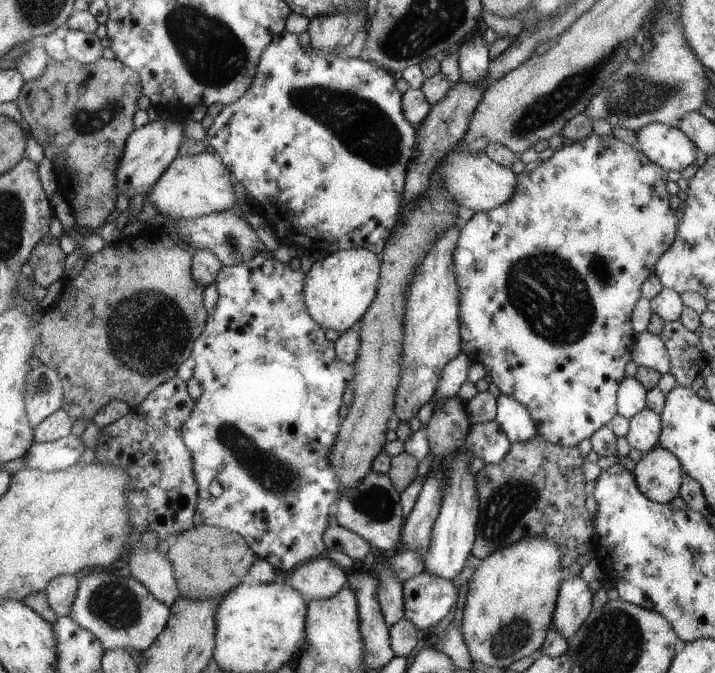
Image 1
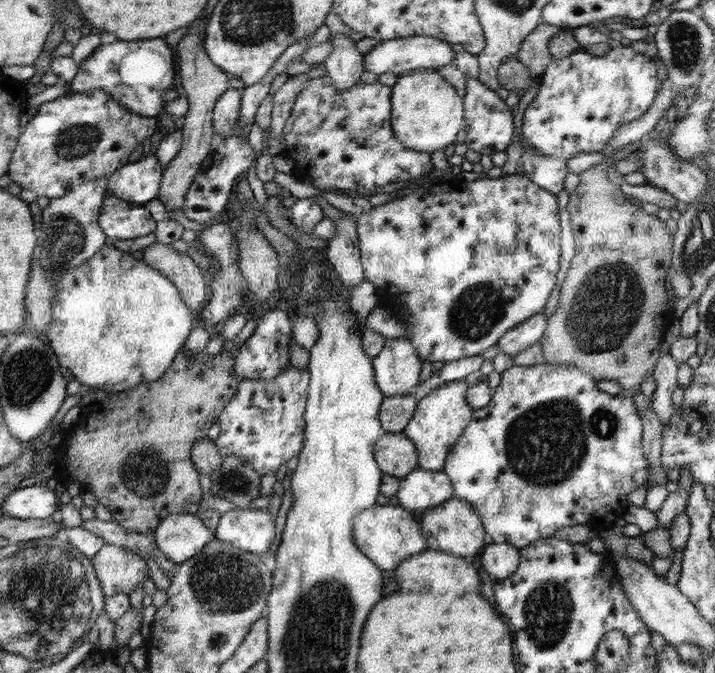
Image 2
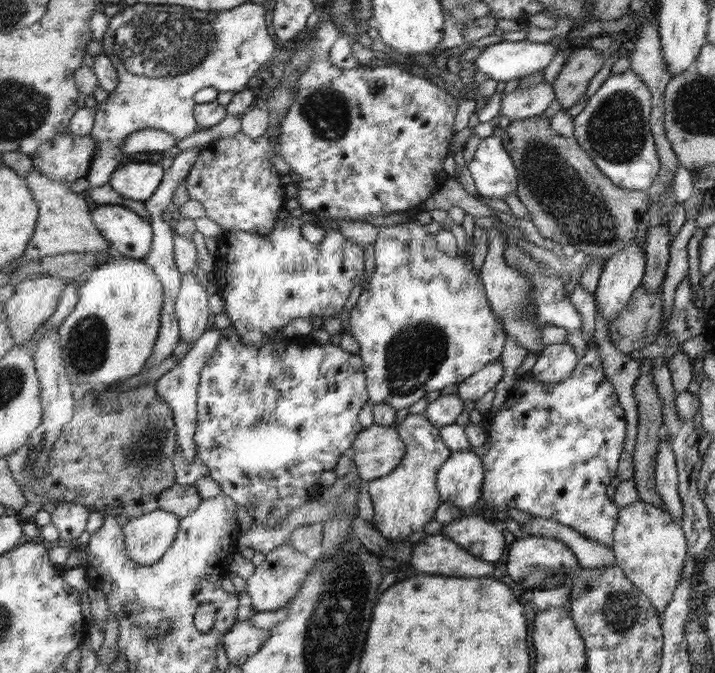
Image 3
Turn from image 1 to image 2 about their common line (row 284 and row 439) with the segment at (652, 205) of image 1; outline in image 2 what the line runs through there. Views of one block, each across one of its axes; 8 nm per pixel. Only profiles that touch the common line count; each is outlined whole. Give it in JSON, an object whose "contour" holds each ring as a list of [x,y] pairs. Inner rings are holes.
{"contour":[[[537,364],[527,366],[512,366],[501,373],[501,381],[490,402],[481,409],[474,410],[470,424],[464,429],[464,438],[456,441],[456,450],[452,450],[452,458],[447,458],[444,472],[451,479],[455,497],[471,503],[478,511],[489,537],[494,543],[510,543],[519,550],[531,545],[537,540],[553,537],[555,532],[566,526],[585,524],[594,527],[611,527],[618,517],[622,517],[628,508],[626,500],[628,492],[644,487],[648,490],[651,480],[651,465],[643,450],[643,419],[636,408],[634,399],[630,396],[617,397],[604,392],[599,381],[594,376],[571,365]]]}

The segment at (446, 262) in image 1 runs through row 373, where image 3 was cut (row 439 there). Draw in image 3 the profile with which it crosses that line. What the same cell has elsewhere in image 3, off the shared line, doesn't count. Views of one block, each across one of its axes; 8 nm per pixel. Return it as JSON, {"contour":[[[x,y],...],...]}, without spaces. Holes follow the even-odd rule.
{"contour":[[[408,414],[398,425],[397,430],[400,438],[406,443],[406,456],[403,458],[402,464],[388,476],[368,481],[368,492],[374,507],[374,516],[371,524],[376,528],[376,532],[380,532],[382,537],[389,542],[406,541],[412,532],[422,530],[424,524],[434,518],[434,510],[440,506],[440,496],[438,486],[436,486],[439,470],[444,462],[451,457],[452,452],[447,443],[443,441],[439,427],[428,421],[426,415]]]}

